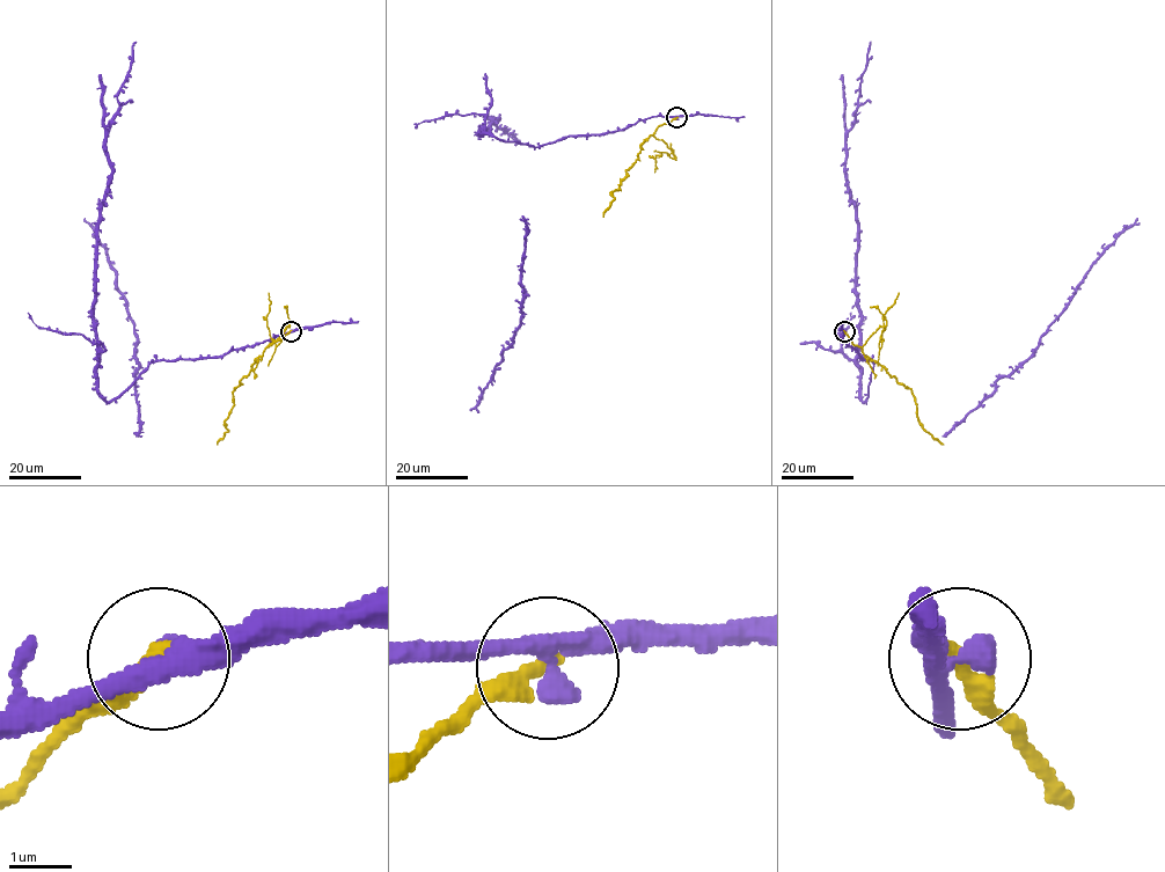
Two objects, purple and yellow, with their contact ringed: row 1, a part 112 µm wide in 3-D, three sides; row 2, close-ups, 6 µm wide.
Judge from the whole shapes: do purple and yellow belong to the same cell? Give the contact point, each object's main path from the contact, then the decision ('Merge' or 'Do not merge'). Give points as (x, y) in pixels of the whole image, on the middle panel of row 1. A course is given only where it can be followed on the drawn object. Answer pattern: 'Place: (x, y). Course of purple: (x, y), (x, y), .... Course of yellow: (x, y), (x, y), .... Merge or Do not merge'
Place: (676, 117). Course of purple: (676, 118), (653, 116), (603, 134), (566, 136), (537, 147), (481, 131), (497, 118), (492, 121), (522, 144). Course of yellow: (676, 118), (660, 125), (645, 140), (620, 189), (610, 192), (614, 199), (602, 217). Do not merge

